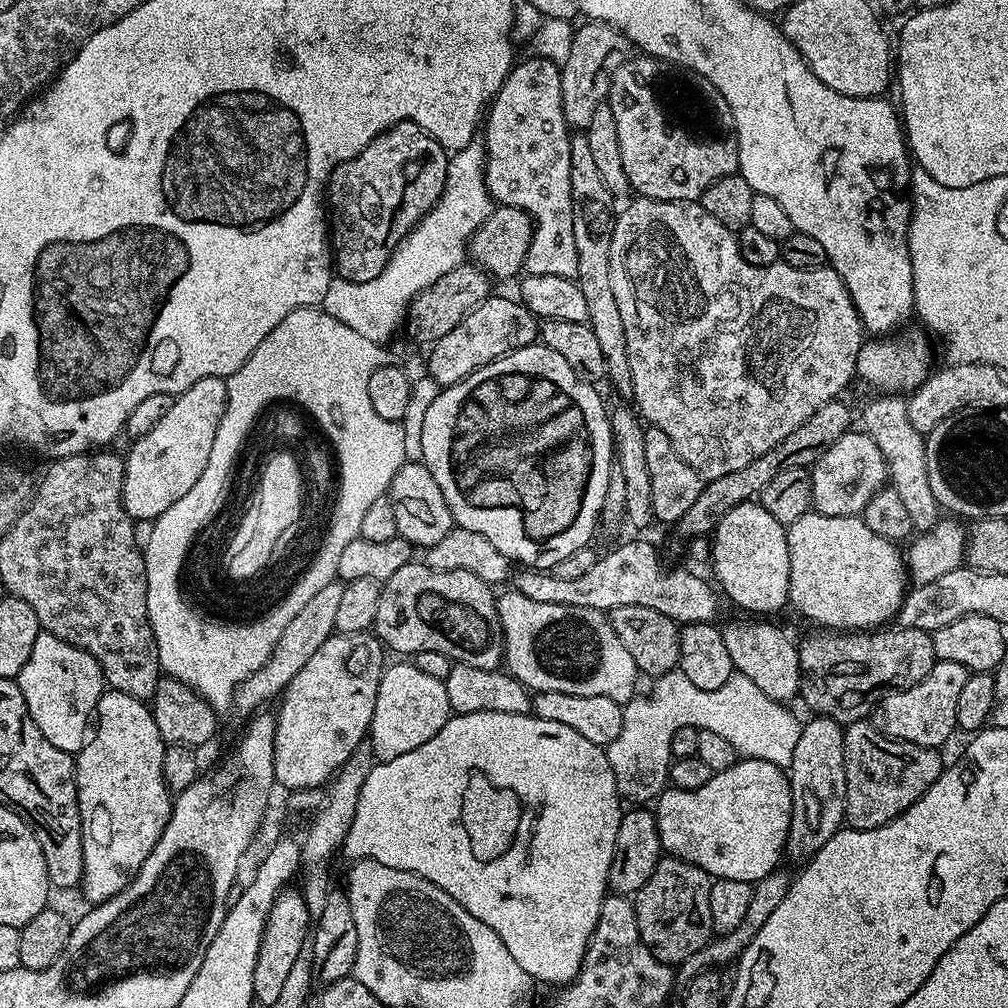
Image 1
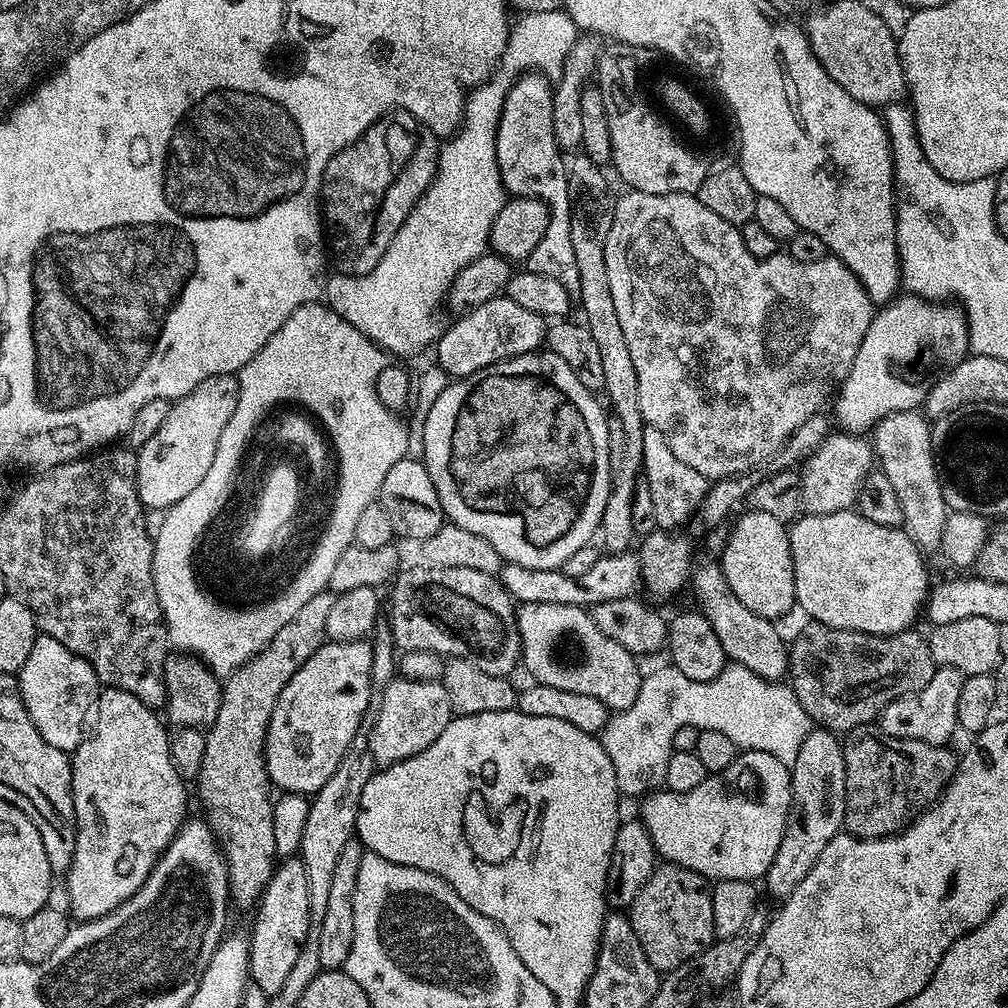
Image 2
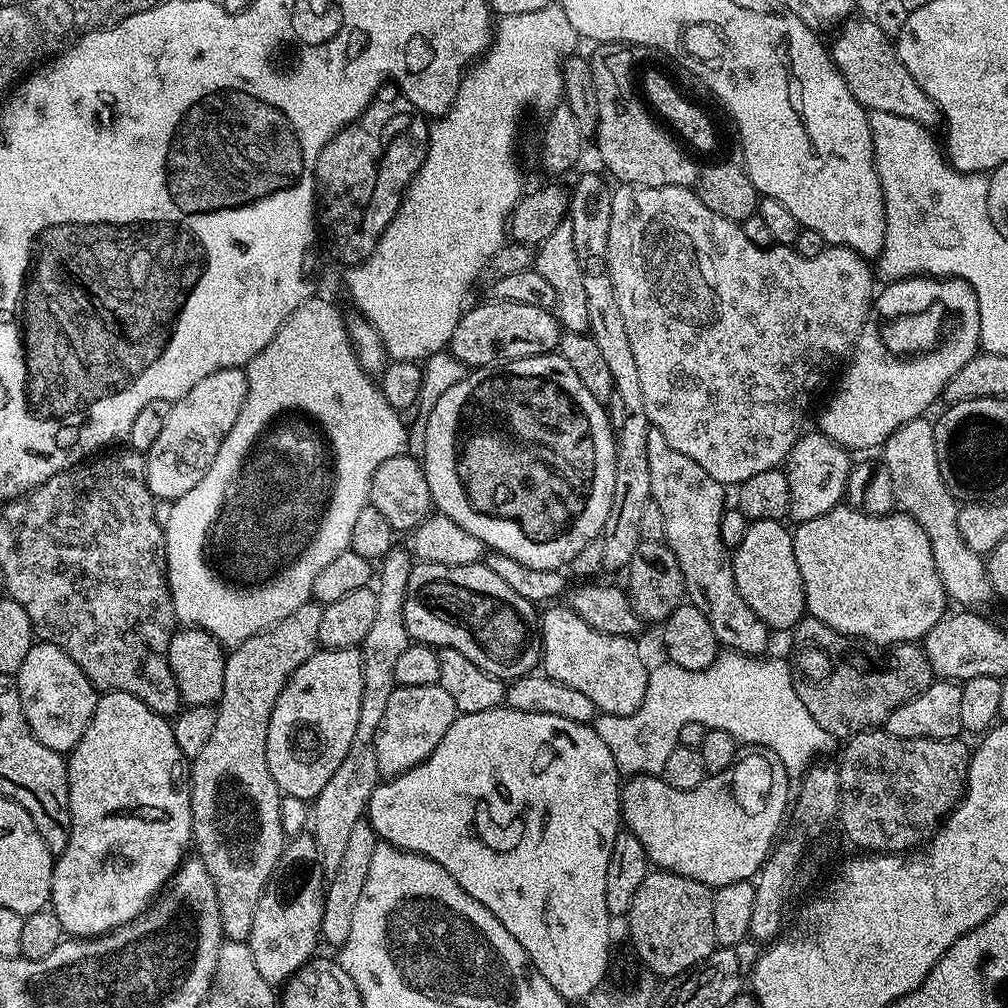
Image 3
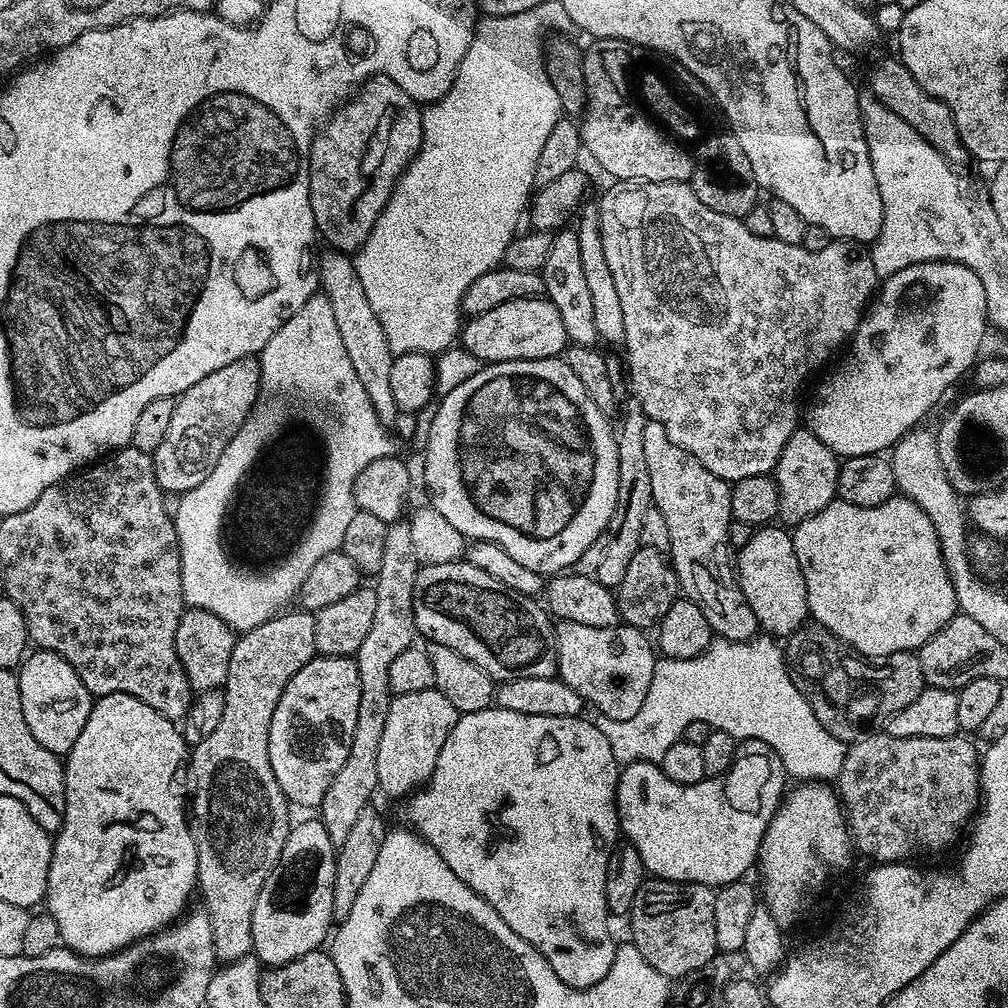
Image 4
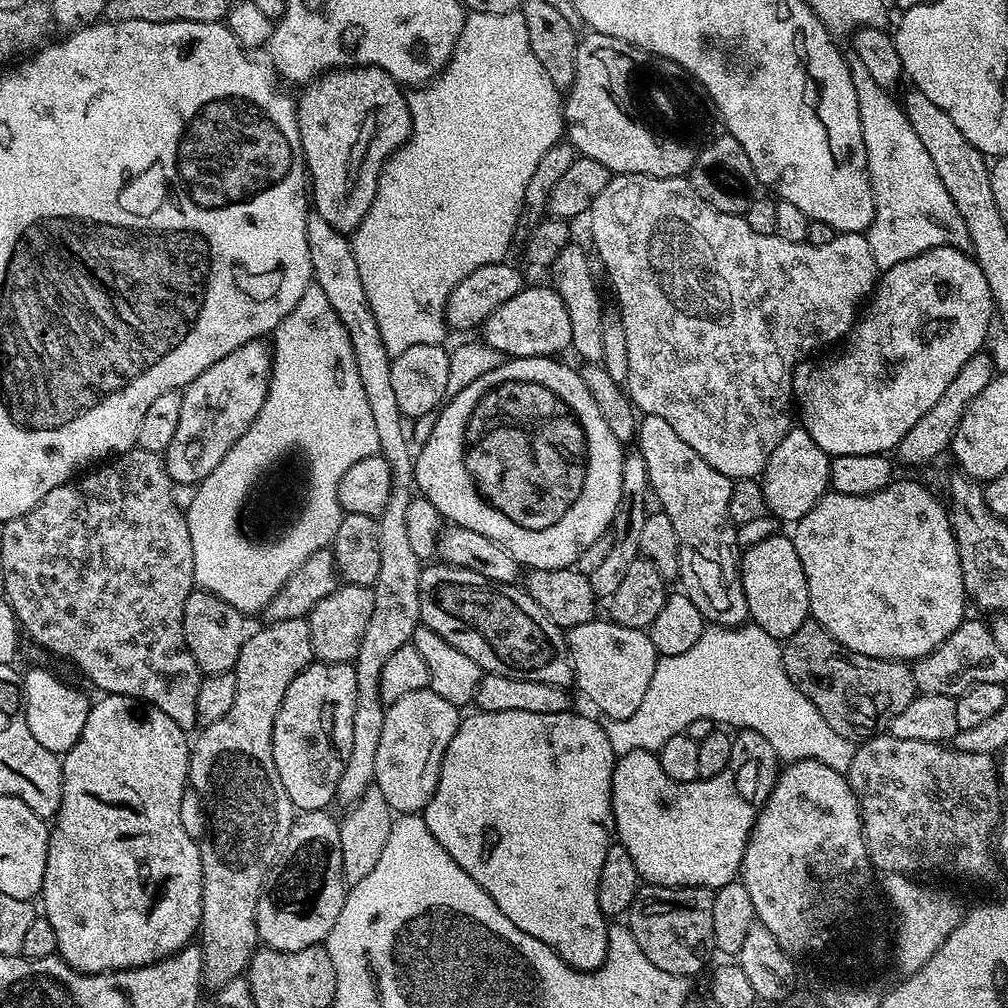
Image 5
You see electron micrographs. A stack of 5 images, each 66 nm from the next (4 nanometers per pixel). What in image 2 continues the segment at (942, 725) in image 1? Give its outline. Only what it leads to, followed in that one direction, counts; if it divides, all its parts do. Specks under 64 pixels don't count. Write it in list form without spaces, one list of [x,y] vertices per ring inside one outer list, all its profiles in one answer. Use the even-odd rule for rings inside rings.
[[[937,667],[934,678],[930,678],[922,690],[907,692],[880,711],[880,731],[890,734],[890,738],[947,745],[948,739],[958,732],[958,693],[962,690],[964,678],[958,670]]]

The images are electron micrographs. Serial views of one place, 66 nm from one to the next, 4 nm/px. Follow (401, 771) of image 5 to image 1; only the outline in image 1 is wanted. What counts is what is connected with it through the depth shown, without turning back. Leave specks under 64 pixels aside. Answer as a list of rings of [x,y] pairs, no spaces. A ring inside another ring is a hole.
[[[414,662],[408,664],[389,663],[380,675],[378,682],[378,698],[374,698],[374,718],[370,729],[370,743],[377,761],[398,758],[398,754],[410,754],[410,750],[418,750],[422,742],[430,742],[442,726],[446,726],[448,717],[453,715],[450,702],[446,698],[446,686],[444,681],[438,678],[430,678],[430,674],[418,670]]]

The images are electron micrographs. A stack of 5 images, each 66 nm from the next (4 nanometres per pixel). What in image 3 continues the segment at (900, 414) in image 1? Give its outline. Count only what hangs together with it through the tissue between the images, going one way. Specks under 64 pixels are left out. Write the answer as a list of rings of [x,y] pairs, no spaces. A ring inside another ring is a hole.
[[[931,419],[911,420],[894,430],[882,445],[882,463],[890,470],[890,482],[894,482],[896,503],[912,516],[930,540],[930,554],[934,554],[934,566],[942,578],[944,593],[949,601],[972,610],[976,604],[993,599],[992,583],[981,553],[966,546],[962,534],[958,534],[958,502],[950,494],[946,482],[942,482],[942,470],[938,470],[938,454],[934,450],[934,424]]]

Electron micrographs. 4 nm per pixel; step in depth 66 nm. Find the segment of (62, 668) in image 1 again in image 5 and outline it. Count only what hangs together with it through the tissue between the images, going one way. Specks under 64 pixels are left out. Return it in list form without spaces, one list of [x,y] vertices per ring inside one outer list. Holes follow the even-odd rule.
[[[32,668],[23,673],[22,699],[30,734],[34,734],[34,738],[38,738],[38,742],[51,752],[63,754],[72,749],[82,734],[82,726],[86,726],[90,700],[74,685],[59,680],[48,668]]]

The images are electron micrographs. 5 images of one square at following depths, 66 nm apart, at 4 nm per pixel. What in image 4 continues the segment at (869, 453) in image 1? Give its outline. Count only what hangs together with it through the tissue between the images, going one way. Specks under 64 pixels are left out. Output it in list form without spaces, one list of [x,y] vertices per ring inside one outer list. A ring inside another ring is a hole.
[[[797,427],[796,432],[790,434],[790,442],[786,442],[786,446],[782,446],[782,454],[774,469],[778,506],[780,507],[779,519],[785,525],[795,526],[831,504],[838,496],[836,487],[838,486],[839,469],[840,460],[836,453],[831,452],[813,434],[811,428]]]

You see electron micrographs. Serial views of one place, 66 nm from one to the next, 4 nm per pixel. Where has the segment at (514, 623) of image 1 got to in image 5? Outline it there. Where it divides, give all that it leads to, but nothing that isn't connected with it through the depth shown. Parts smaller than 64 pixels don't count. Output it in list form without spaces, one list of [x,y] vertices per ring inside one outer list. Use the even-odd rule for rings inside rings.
[[[597,618],[567,629],[566,635],[575,687],[580,687],[581,694],[597,708],[597,713],[615,720],[630,718],[650,687],[658,659],[647,631],[615,624],[611,618]]]

